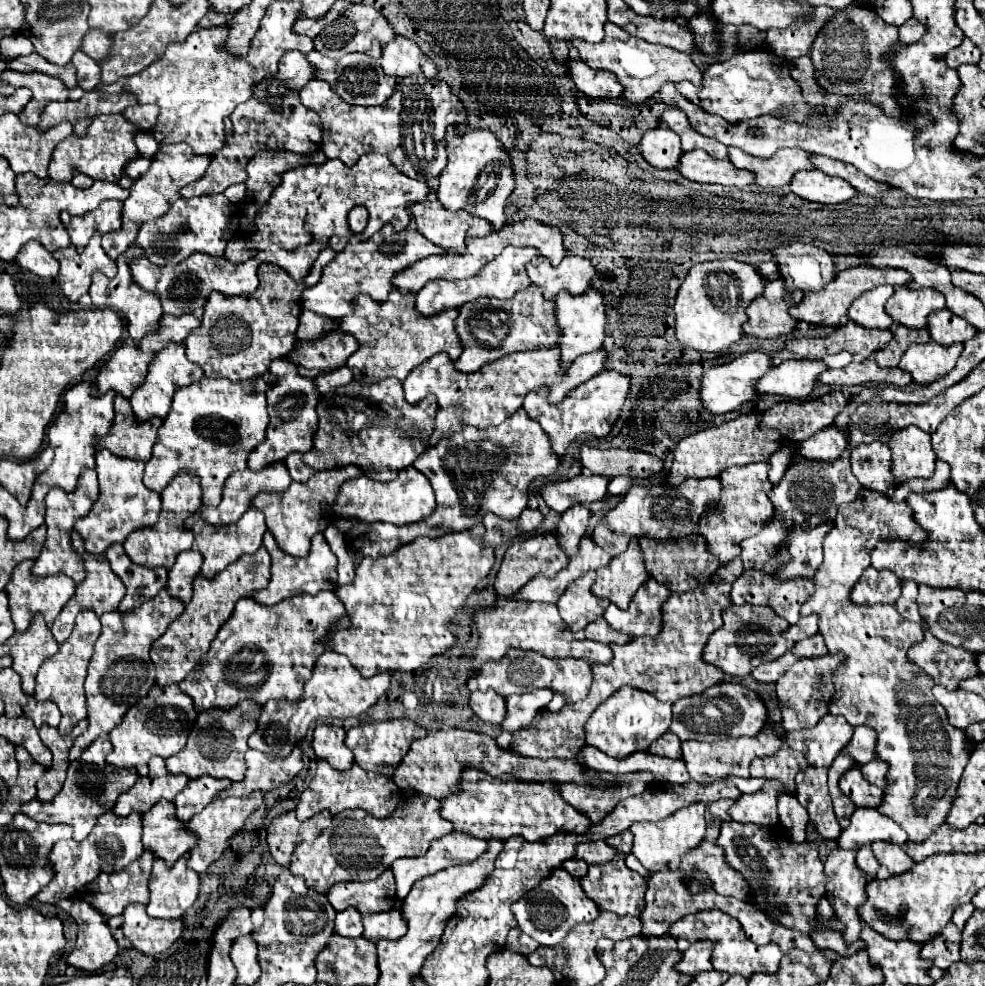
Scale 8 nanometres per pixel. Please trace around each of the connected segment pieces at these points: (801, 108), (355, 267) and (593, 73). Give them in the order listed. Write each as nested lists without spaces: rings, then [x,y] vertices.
[[[765,50],[741,52],[727,62],[711,64],[703,74],[701,90],[697,90],[691,82],[679,82],[677,90],[693,104],[701,106],[705,112],[717,114],[731,124],[751,120],[761,114],[773,114],[783,122],[805,124],[809,114],[809,104],[801,98],[797,82],[789,76],[787,62],[783,58],[777,58],[777,54]]]
[[[405,228],[401,232],[395,232],[385,236],[381,232],[381,238],[373,246],[373,238],[357,244],[345,246],[341,254],[335,256],[333,262],[329,262],[323,270],[321,280],[303,292],[301,304],[307,310],[313,310],[319,316],[327,318],[343,318],[351,314],[351,302],[357,298],[357,294],[369,294],[377,302],[385,302],[387,294],[391,292],[393,276],[405,270],[405,266],[411,266],[413,262],[419,262],[421,258],[427,258],[431,254],[443,254],[441,246],[435,246],[429,242],[421,232]]]
[[[581,60],[567,62],[567,72],[571,74],[571,80],[575,82],[577,90],[593,100],[613,100],[621,96],[621,84],[617,78],[605,70],[593,70]]]

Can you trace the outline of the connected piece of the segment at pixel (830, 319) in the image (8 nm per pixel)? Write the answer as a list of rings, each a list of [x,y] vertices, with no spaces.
[[[865,264],[837,272],[835,280],[825,290],[805,292],[803,302],[797,304],[797,306],[791,306],[789,314],[797,320],[805,320],[805,322],[811,322],[811,324],[821,324],[821,326],[843,324],[847,320],[849,302],[853,302],[853,298],[859,298],[863,292],[877,288],[879,284],[891,284],[891,286],[909,284],[909,272],[907,270],[893,270],[893,268],[875,268],[875,266],[865,266]]]

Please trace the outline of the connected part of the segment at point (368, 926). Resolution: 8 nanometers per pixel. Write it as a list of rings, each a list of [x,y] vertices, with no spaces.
[[[395,906],[393,910],[381,912],[381,914],[365,914],[363,926],[365,926],[365,938],[369,938],[373,942],[377,942],[379,938],[395,940],[407,932],[405,918],[403,918],[399,906]]]

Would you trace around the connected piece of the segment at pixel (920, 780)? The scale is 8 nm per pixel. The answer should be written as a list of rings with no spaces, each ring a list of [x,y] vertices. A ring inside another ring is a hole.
[[[861,490],[855,502],[849,502],[841,506],[835,518],[835,528],[827,534],[823,542],[825,560],[819,566],[817,574],[813,576],[815,592],[809,602],[803,606],[803,614],[817,612],[821,616],[821,634],[839,634],[837,640],[833,638],[829,642],[829,654],[843,654],[845,660],[837,670],[833,672],[833,684],[835,694],[829,702],[829,714],[843,716],[851,726],[865,724],[879,732],[877,742],[877,756],[885,762],[889,762],[889,778],[885,788],[885,800],[877,808],[881,814],[897,822],[901,828],[905,828],[909,842],[923,842],[929,838],[929,834],[945,822],[945,816],[951,810],[953,798],[957,796],[957,782],[965,770],[965,764],[969,760],[969,750],[965,748],[965,732],[957,730],[949,724],[945,708],[933,698],[933,678],[929,678],[919,666],[911,664],[907,660],[907,650],[911,644],[923,640],[923,628],[919,624],[907,622],[901,618],[901,614],[895,610],[893,604],[879,604],[879,606],[857,606],[849,600],[849,590],[859,580],[865,568],[869,568],[869,552],[875,548],[877,540],[885,536],[899,536],[905,540],[921,542],[927,538],[927,534],[913,522],[911,508],[905,502],[889,502],[885,494],[879,494],[875,490]]]

